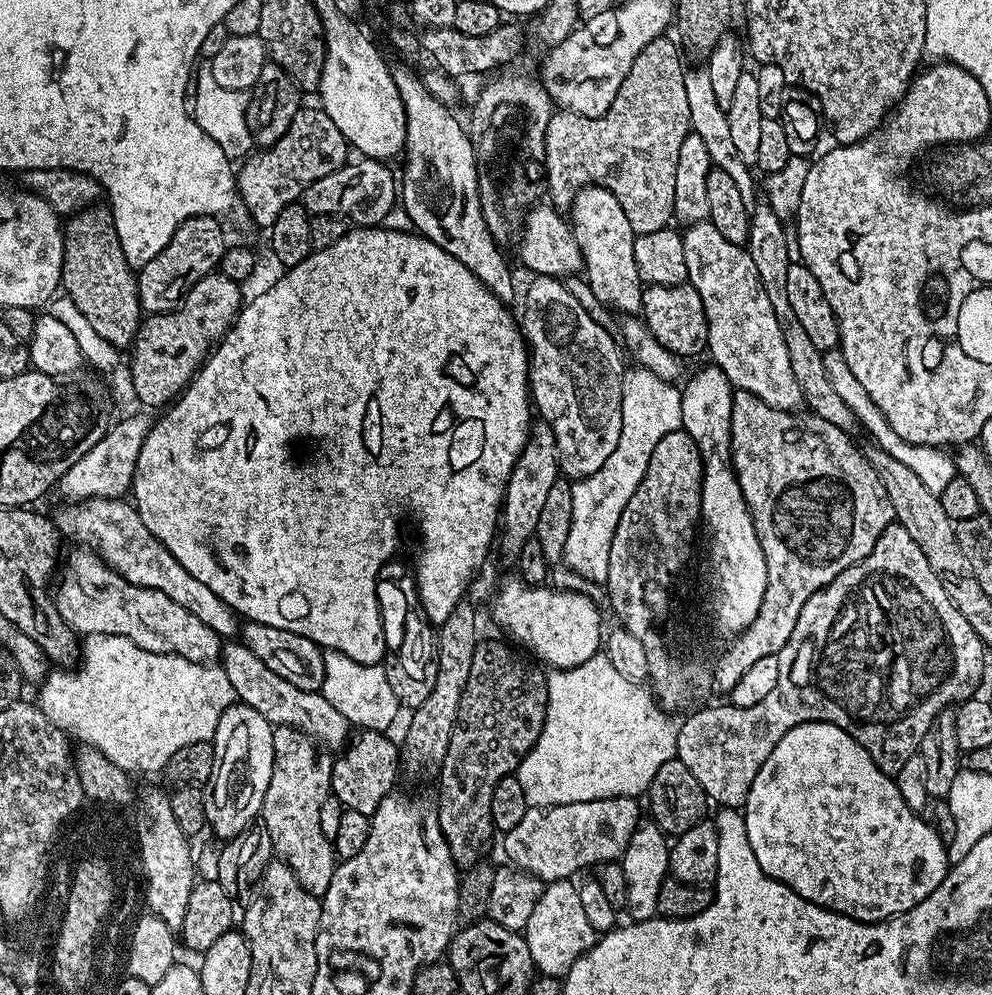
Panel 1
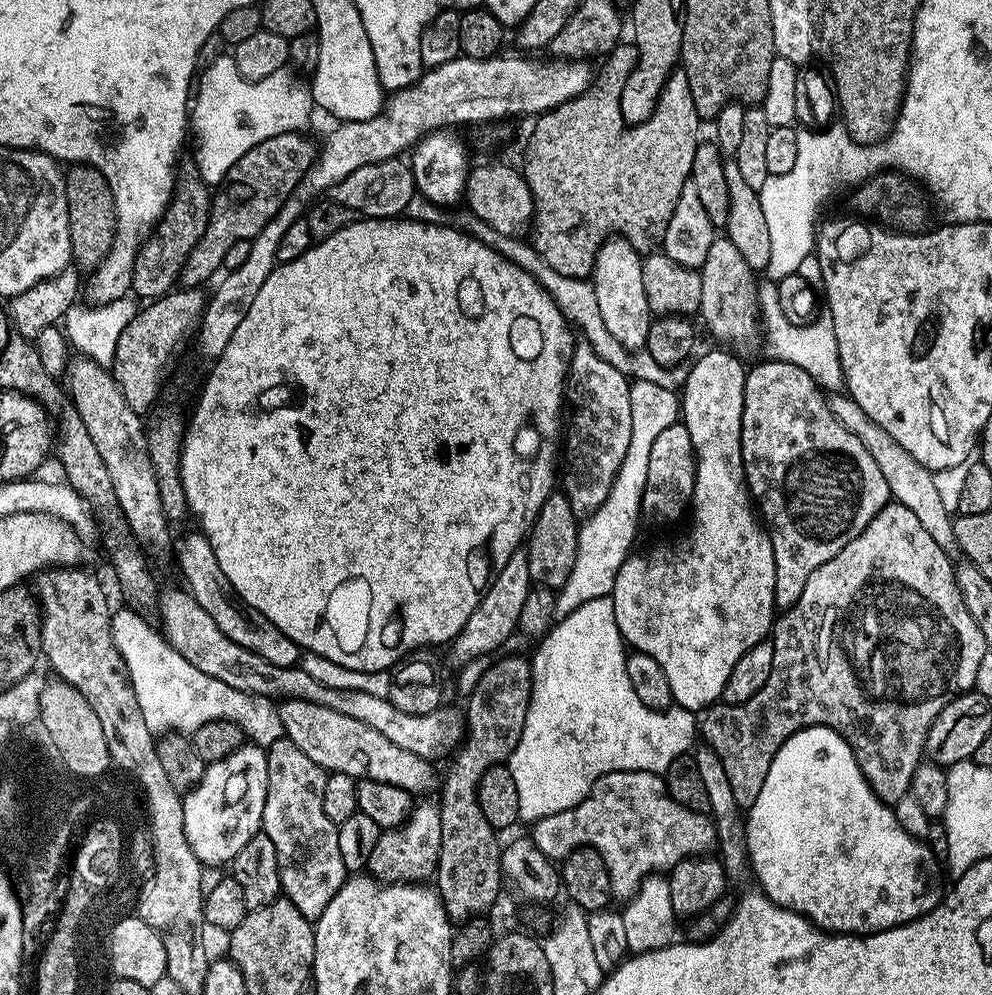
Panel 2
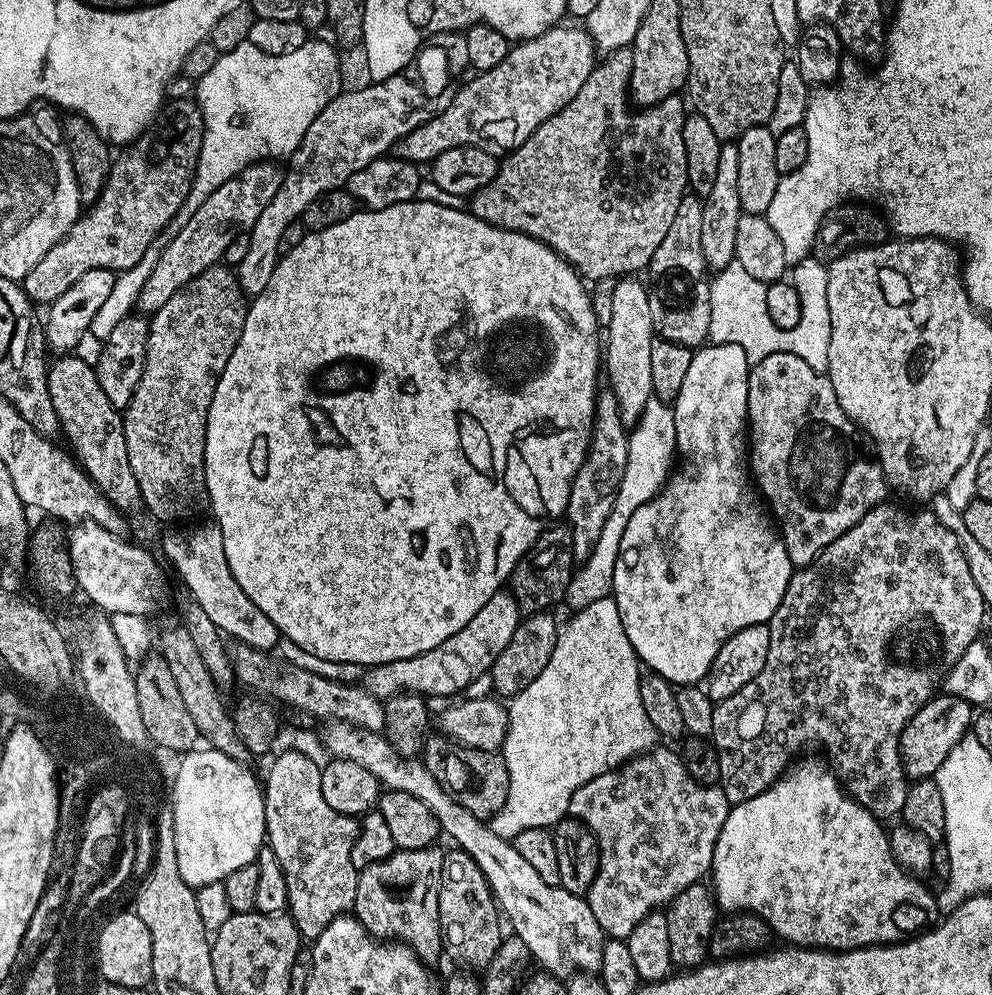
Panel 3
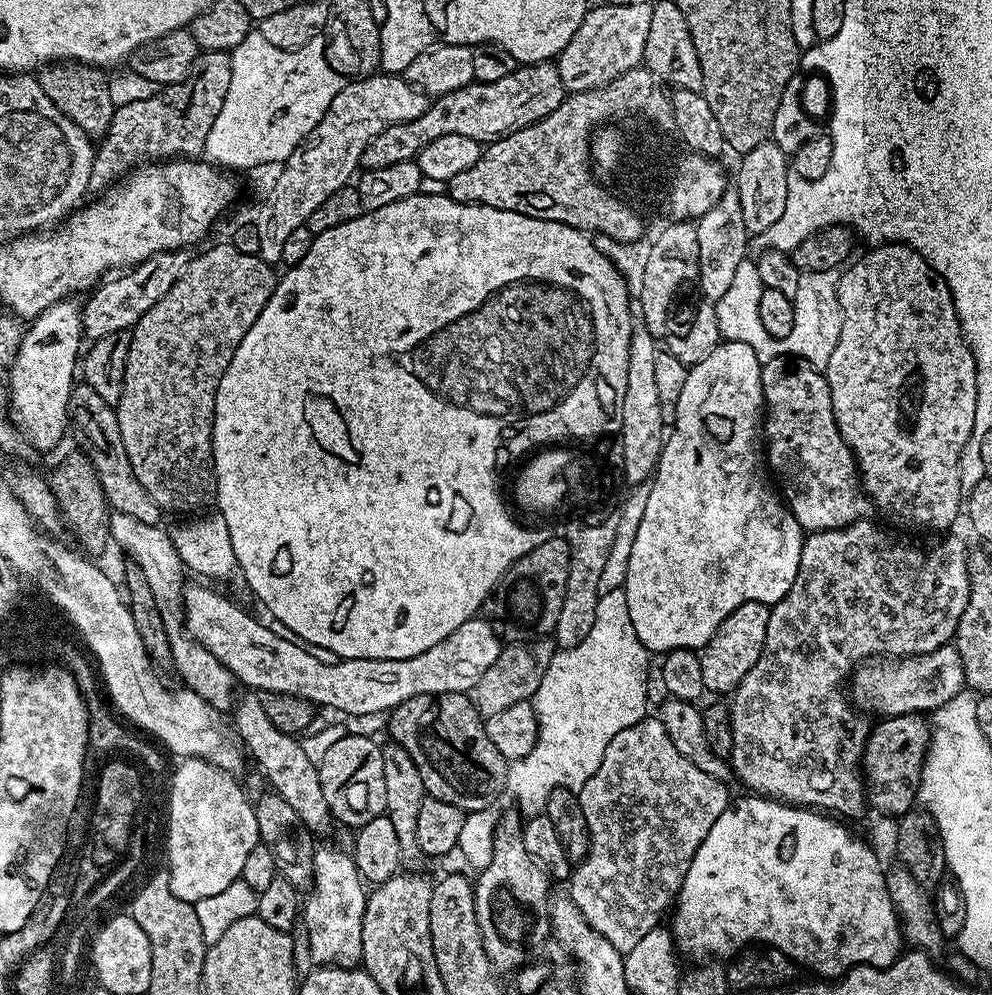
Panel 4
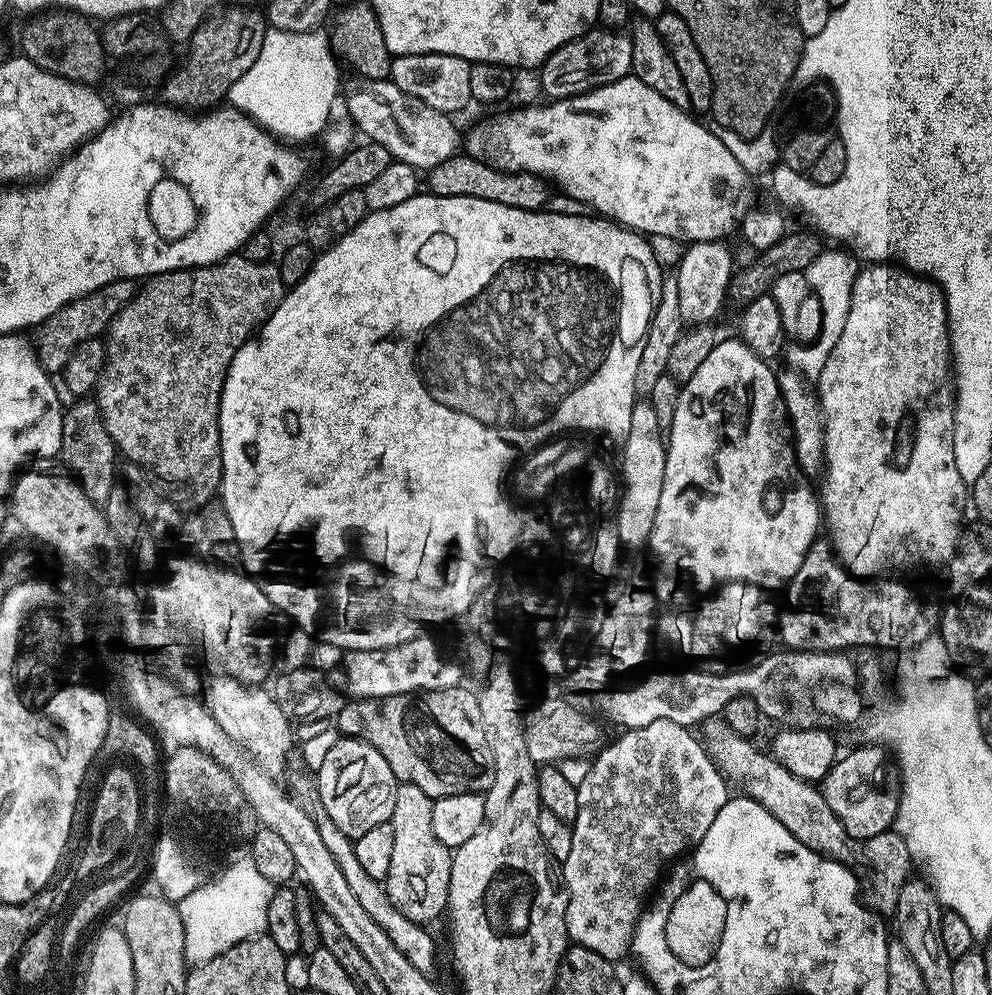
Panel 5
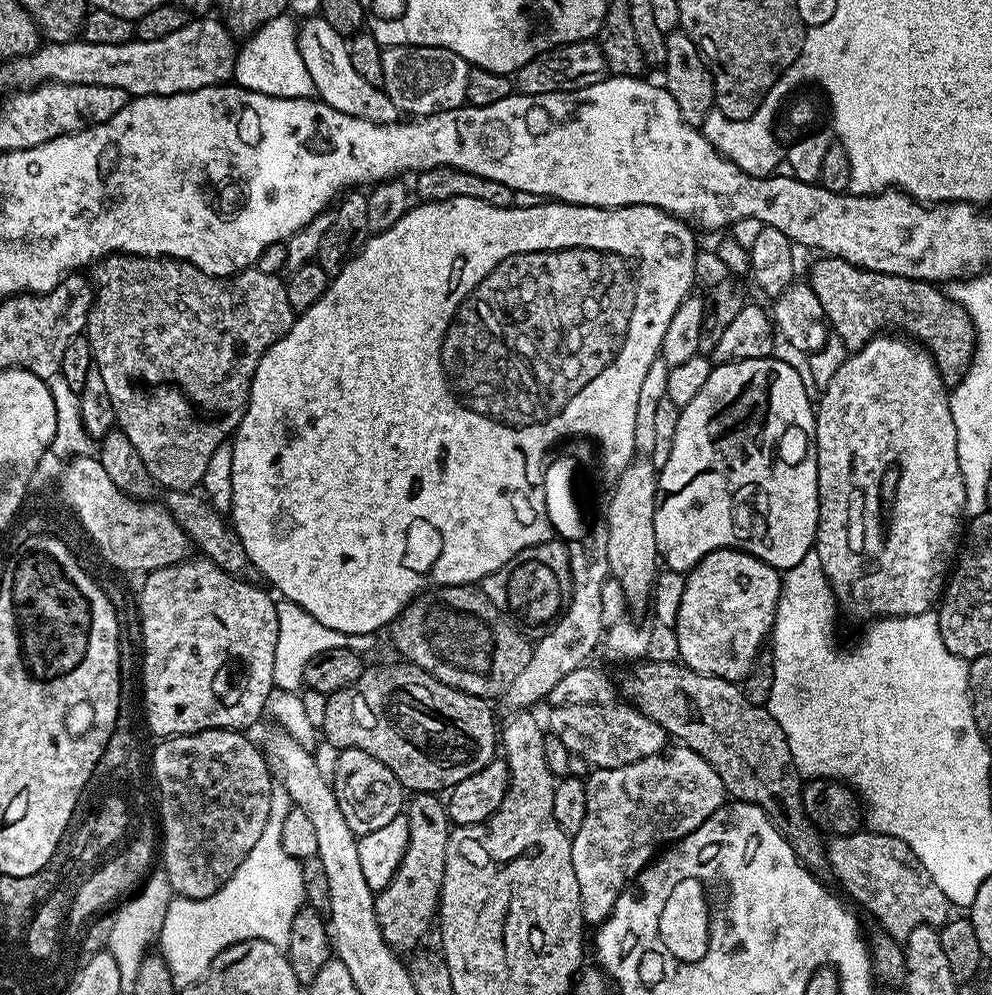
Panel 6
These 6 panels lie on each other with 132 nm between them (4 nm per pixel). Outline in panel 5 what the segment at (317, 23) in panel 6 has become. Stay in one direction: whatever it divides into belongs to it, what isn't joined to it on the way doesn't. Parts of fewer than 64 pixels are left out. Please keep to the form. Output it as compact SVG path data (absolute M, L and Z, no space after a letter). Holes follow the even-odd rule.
M352 78L349 84L347 81L342 104L348 107L347 119L358 129L359 135L360 132L364 135L361 137L378 146L386 146L393 160L400 160L417 170L427 170L438 166L438 162L446 162L446 158L457 155L459 144L461 147L462 132L456 129L452 121L455 119L449 113L434 110L434 106L426 106L426 102L406 95L390 78Z

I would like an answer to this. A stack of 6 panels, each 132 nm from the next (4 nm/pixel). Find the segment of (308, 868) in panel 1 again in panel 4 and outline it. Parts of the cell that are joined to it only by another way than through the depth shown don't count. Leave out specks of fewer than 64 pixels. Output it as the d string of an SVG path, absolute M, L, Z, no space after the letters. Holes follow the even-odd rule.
M317 847L314 858L312 887L302 904L302 927L310 938L310 954L316 966L355 968L362 961L362 922L364 907L368 901L366 884L356 868L356 861L347 851L340 848Z

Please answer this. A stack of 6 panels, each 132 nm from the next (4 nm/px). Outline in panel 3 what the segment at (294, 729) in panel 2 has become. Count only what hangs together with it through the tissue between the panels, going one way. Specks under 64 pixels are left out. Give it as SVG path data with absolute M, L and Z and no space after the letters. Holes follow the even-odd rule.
M341 720L329 723L327 727L322 732L322 743L329 757L358 762L358 766L366 766L385 789L414 794L418 802L430 806L434 818L438 818L441 833L456 840L455 847L478 862L478 870L486 874L503 919L512 923L517 938L528 947L529 954L540 963L537 965L543 971L561 978L571 978L577 973L599 973L606 937L585 897L575 896L559 884L542 882L530 862L518 854L515 843L494 834L485 821L470 814L470 810L459 804L419 759L399 756L384 734L365 732Z

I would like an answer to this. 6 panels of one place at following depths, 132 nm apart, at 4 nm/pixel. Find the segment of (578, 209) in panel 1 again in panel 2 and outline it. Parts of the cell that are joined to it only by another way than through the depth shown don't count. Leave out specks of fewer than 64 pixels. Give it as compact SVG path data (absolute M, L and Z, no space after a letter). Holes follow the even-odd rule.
M609 238L598 250L592 267L591 284L597 294L599 313L613 337L626 349L643 349L654 319L642 287L642 256L623 238Z

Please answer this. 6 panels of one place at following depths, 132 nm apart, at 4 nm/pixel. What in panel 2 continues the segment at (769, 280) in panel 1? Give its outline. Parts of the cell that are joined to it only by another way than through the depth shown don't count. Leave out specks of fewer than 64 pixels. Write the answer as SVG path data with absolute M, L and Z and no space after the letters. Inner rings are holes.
M832 394L827 397L827 402L834 418L842 422L842 426L846 426L846 430L850 430L850 434L854 434L858 442L862 442L862 446L866 446L866 451L870 453L870 458L874 458L878 470L882 470L882 478L886 478L889 497L916 515L918 522L922 522L923 528L929 532L930 538L934 538L934 542L942 546L948 557L959 557L961 551L954 538L952 525L954 516L946 510L942 498L938 495L938 488L932 481L933 473L918 462L914 462L914 458L910 458L910 454L906 454L906 450L902 450L902 446L898 446L898 442L894 442L894 438L890 438L890 434L886 434L886 430L882 430L882 426L878 426L878 422L874 422L874 418L870 418L870 414L866 414L866 410L862 410L862 406L858 406L858 402L854 402L851 396Z

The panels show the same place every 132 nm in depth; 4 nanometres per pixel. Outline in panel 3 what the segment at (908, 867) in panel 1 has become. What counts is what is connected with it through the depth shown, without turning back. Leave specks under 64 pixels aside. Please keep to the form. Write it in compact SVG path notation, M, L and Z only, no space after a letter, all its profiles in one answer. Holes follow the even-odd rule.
M801 759L795 766L789 767L783 777L762 794L750 798L741 804L731 805L728 817L722 826L722 834L718 834L718 842L714 846L714 858L710 873L710 887L716 893L717 905L725 913L752 912L760 916L772 927L773 933L780 936L781 941L798 948L818 948L826 952L849 952L855 948L874 948L886 944L899 944L901 940L911 940L927 932L937 923L938 900L930 889L924 885L923 879L910 876L898 866L894 854L890 850L888 832L885 825L875 820L861 804L849 796L840 787L835 772L823 759Z

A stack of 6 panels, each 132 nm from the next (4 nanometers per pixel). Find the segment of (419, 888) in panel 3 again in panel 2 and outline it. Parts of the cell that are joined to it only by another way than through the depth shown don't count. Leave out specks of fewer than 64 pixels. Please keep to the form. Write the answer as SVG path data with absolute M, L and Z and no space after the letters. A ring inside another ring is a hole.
M424 800L408 813L403 824L381 831L378 843L370 854L367 871L381 882L424 882L435 873L442 846L440 805Z

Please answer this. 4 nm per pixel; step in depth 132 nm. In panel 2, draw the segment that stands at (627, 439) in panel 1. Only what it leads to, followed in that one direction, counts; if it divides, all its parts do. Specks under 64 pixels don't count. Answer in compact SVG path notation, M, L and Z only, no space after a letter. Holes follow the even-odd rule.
M637 380L630 387L630 450L626 450L626 458L622 458L622 466L614 478L614 484L610 486L610 492L606 494L606 500L594 510L579 525L580 537L578 538L578 554L574 558L574 570L570 570L570 578L566 586L562 586L556 592L556 616L569 616L578 606L586 602L594 602L594 598L611 596L614 590L614 578L618 578L618 570L622 562L633 551L632 543L636 540L636 520L641 519L640 503L646 486L646 466L650 466L650 449L654 441L666 426L677 423L682 412L682 404L676 392L666 390L665 387L656 386L652 382Z

